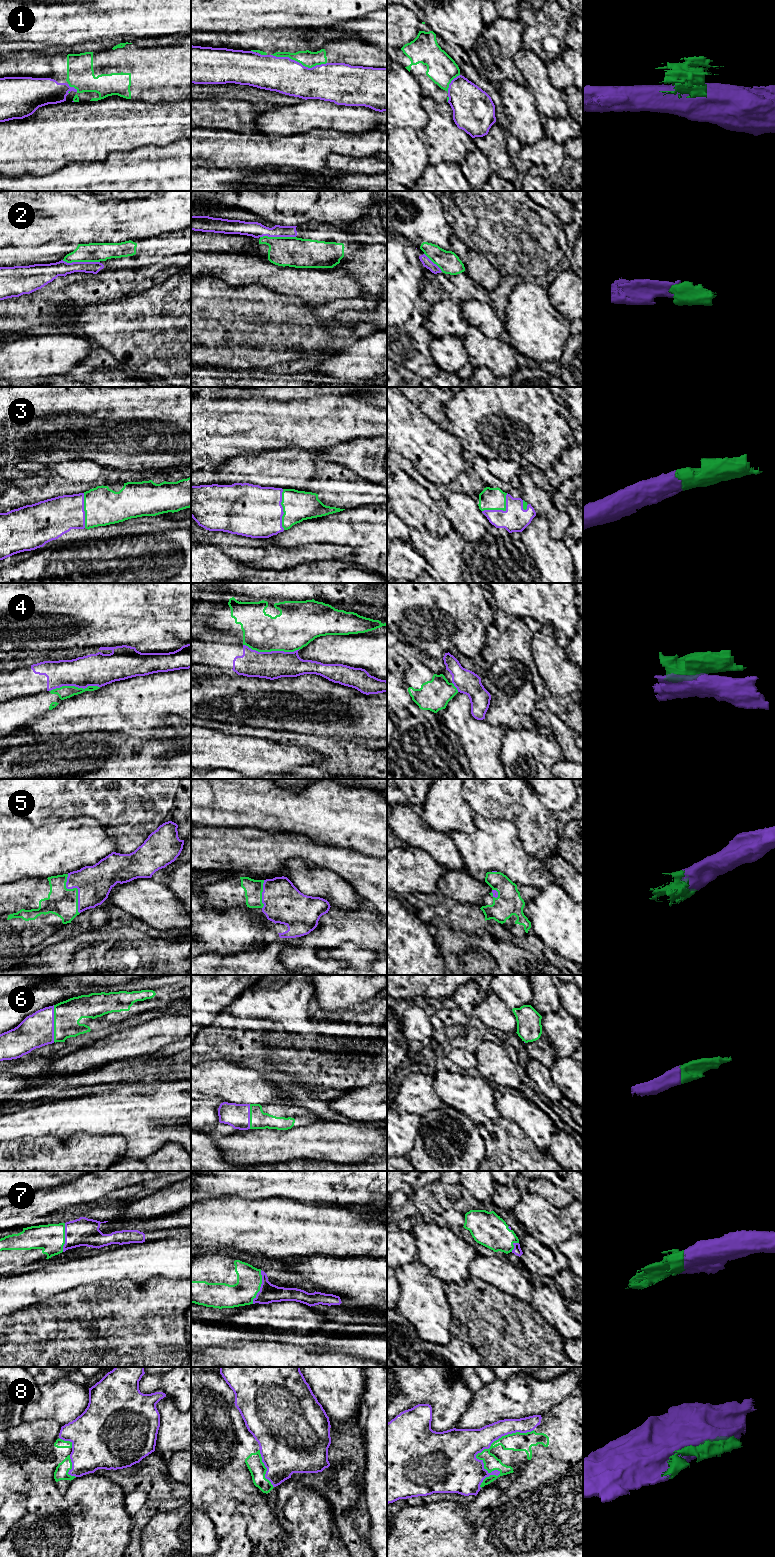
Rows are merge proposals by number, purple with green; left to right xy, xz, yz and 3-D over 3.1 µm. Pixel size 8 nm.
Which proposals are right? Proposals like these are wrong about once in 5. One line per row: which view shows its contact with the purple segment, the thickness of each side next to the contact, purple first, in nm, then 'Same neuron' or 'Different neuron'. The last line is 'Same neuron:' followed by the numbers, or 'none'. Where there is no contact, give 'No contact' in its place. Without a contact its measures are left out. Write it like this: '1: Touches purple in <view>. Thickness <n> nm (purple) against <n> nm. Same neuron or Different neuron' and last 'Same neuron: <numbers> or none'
1: Touches purple in xz. Thickness 280 nm (purple) against 130 nm. Different neuron
2: Touches purple in xy. Thickness 120 nm (purple) against 160 nm. Same neuron
3: Touches purple in yz. Thickness 200 nm (purple) against 180 nm. Same neuron
4: Touches purple in xz. Thickness 220 nm (purple) against 320 nm. Different neuron
5: Touches purple in xy. Thickness 280 nm (purple) against 240 nm. Same neuron
6: Touches purple in xy. Thickness 260 nm (purple) against 220 nm. Same neuron
7: Touches purple in xz. Thickness 150 nm (purple) against 200 nm. Same neuron
8: Touches purple in yz. Thickness 340 nm (purple) against 150 nm. Same neuron
Same neuron: 2, 3, 5, 6, 7, 8

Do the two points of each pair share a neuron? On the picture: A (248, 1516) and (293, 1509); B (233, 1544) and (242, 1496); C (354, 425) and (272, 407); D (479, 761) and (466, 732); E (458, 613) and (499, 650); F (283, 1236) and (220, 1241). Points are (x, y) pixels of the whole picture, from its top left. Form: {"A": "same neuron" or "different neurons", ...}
{"A": "different neurons", "B": "same neuron", "C": "different neurons", "D": "same neuron", "E": "different neurons", "F": "same neuron"}

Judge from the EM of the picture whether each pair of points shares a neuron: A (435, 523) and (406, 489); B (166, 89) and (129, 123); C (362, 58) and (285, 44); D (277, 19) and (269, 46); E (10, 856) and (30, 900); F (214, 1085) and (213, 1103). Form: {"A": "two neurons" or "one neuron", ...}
{"A": "one neuron", "B": "two neurons", "C": "one neuron", "D": "two neurons", "E": "two neurons", "F": "two neurons"}

